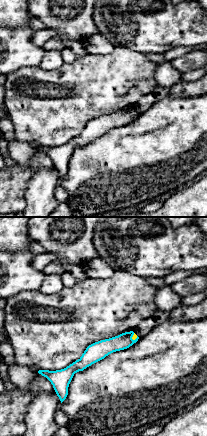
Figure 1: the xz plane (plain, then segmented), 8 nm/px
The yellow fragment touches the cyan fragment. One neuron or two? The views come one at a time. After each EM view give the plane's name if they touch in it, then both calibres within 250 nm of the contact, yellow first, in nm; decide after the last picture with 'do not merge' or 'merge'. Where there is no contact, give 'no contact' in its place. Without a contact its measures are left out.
xz | 40/140 nm

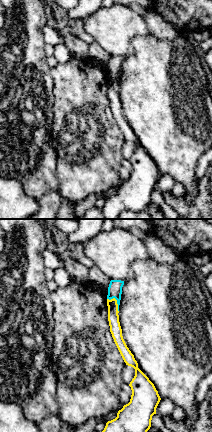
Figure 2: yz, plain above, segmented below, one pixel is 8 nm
yz | 90/110 nm

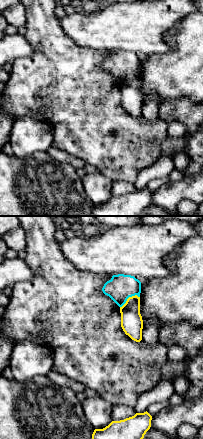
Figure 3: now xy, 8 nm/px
xy | 180/200 nm

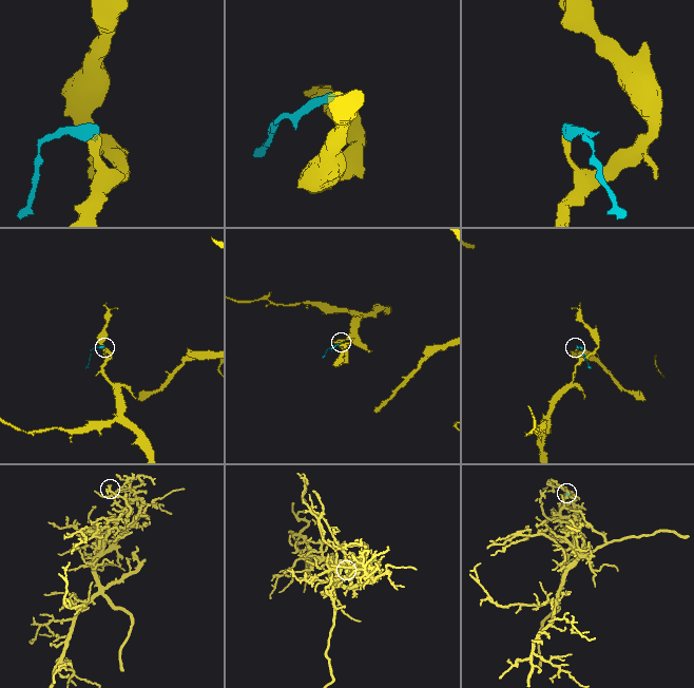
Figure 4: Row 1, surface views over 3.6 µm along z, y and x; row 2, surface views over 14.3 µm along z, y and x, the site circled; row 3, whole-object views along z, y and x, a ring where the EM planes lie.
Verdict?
merge

